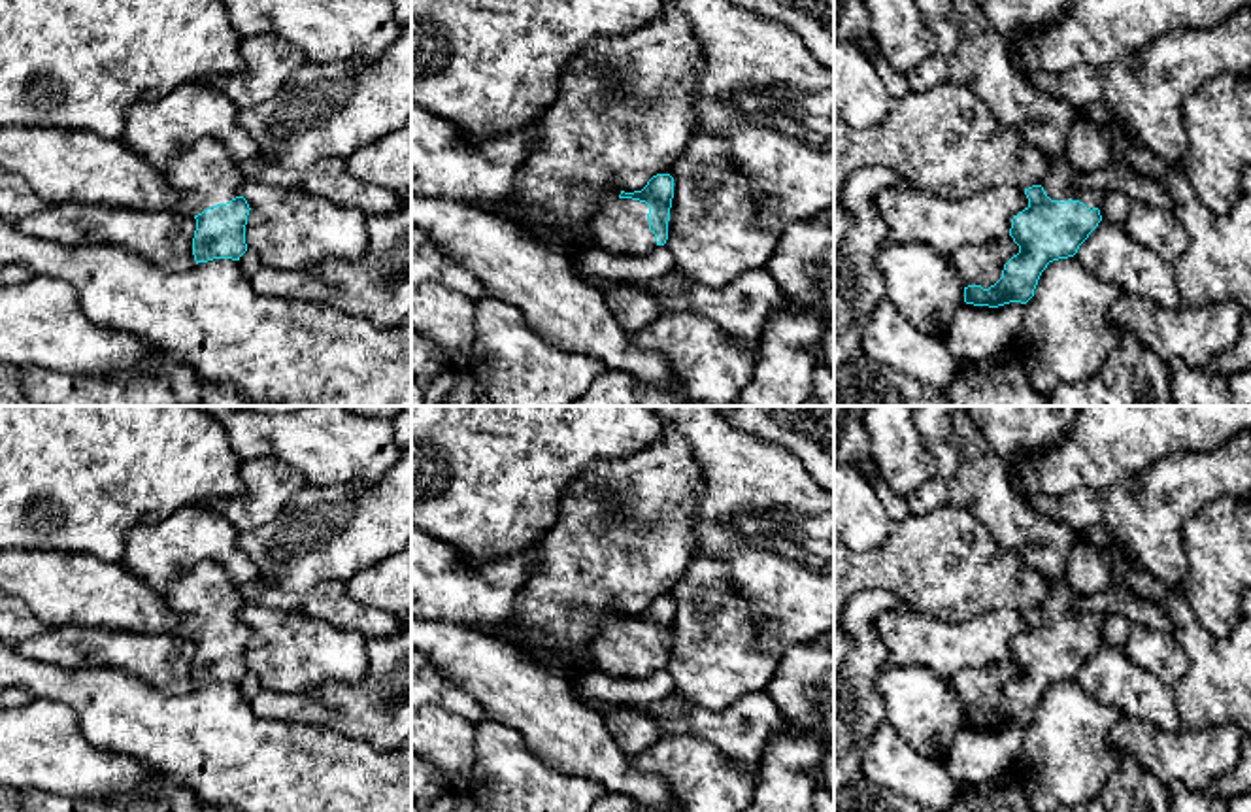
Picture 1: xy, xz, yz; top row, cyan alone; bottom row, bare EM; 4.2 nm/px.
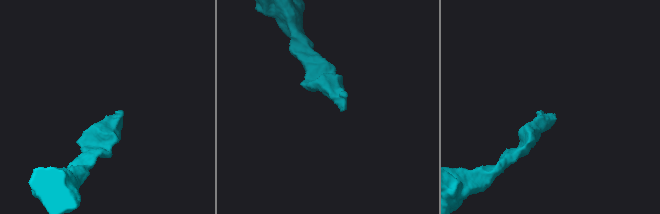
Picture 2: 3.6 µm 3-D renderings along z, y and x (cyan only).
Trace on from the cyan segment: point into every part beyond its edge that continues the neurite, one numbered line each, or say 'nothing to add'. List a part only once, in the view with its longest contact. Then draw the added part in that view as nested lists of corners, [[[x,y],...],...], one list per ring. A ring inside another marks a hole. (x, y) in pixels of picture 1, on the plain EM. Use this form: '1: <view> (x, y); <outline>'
1: xz (621, 650); [[[632,621],[608,623],[589,644],[598,670],[609,678],[636,678],[651,674],[657,665],[649,653],[649,631]]]

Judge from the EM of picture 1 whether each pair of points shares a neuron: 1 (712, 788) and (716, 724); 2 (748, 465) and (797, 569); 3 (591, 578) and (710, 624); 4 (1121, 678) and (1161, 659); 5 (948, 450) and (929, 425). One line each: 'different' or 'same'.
1: different
2: same
3: different
4: different
5: same

